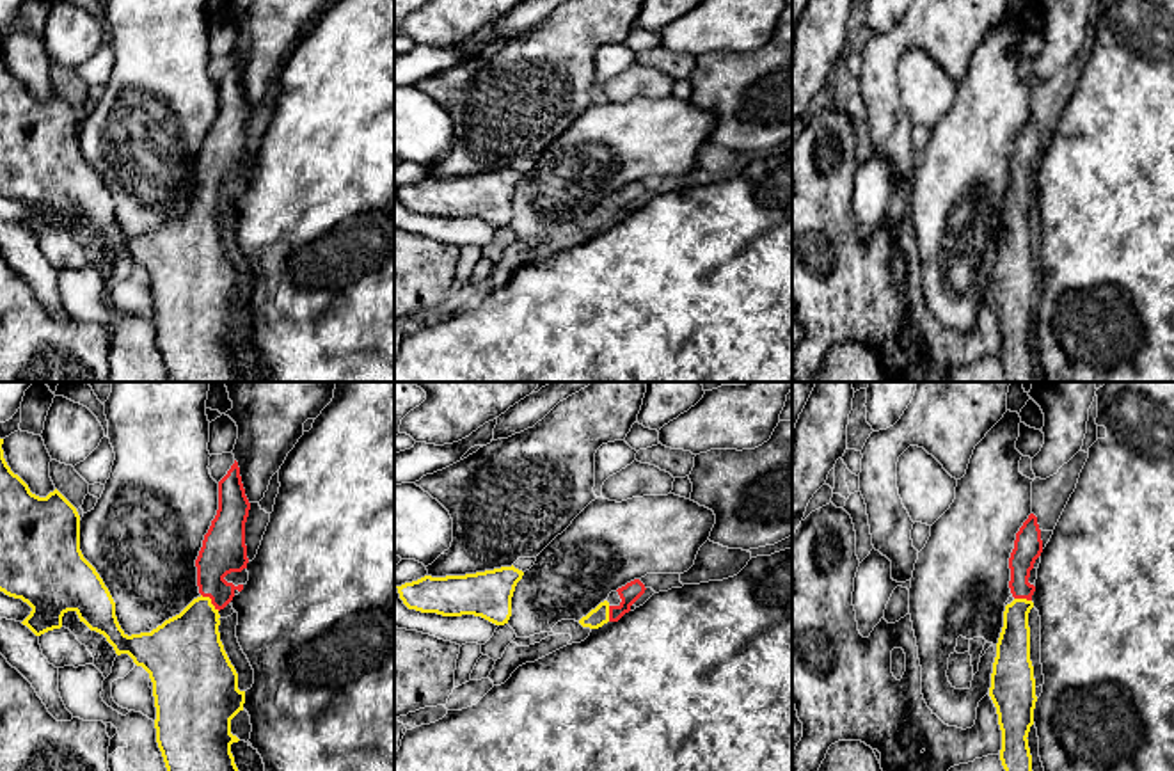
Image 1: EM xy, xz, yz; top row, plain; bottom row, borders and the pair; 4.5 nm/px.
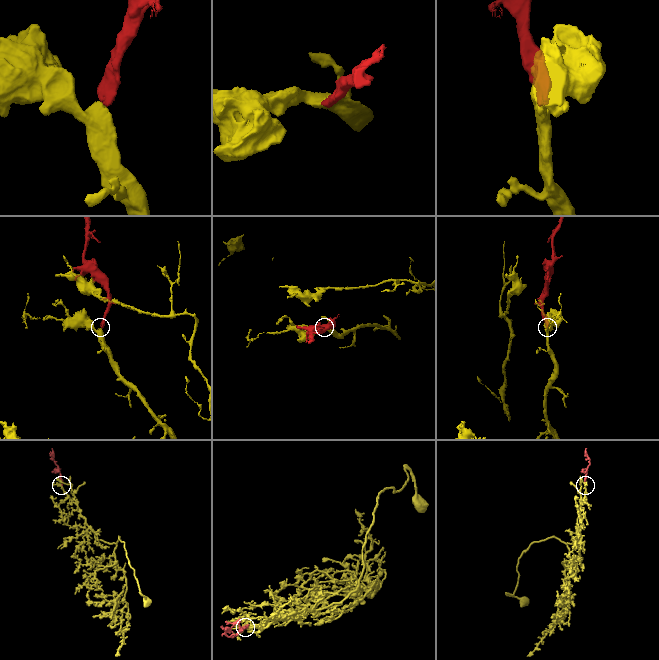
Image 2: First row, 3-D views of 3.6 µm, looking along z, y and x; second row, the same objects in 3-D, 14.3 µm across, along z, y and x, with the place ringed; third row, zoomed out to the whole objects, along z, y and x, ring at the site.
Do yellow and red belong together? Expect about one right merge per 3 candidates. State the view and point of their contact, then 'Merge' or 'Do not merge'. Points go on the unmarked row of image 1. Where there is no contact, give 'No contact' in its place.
Touches yellow at xy (210, 203). Merge

